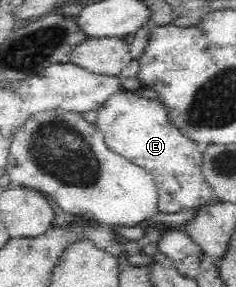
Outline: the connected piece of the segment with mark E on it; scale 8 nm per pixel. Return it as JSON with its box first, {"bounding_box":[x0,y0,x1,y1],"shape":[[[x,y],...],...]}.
{"bounding_box":[96,90,212,212],"shape":[[[130,90],[117,92],[98,108],[96,125],[110,150],[152,175],[158,190],[158,212],[192,209],[212,199],[212,188],[205,181],[201,171],[201,148],[171,123],[168,110],[159,101],[142,99]]]}

